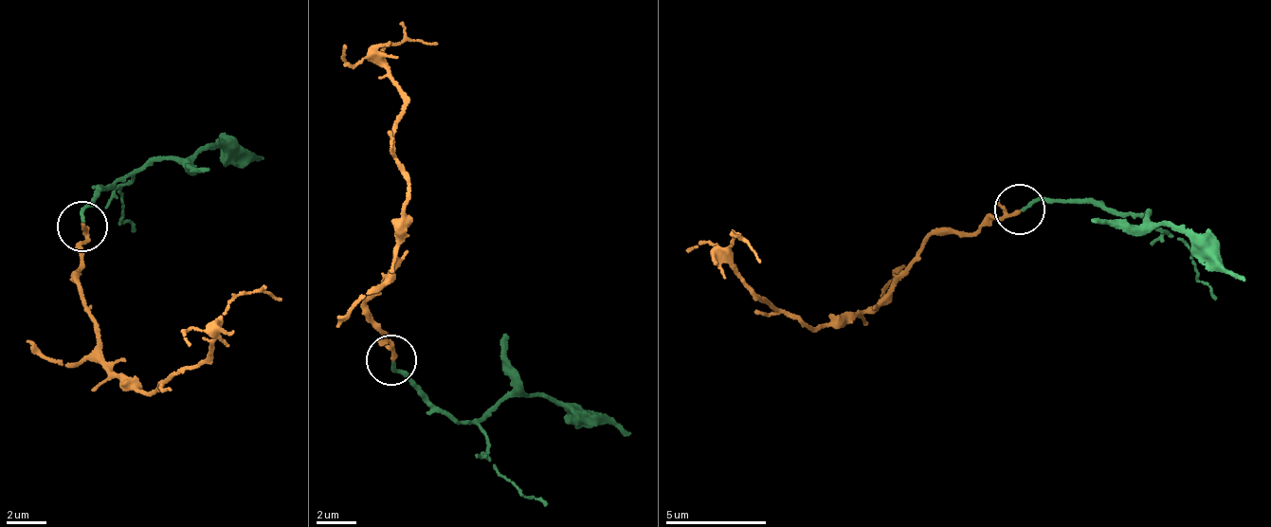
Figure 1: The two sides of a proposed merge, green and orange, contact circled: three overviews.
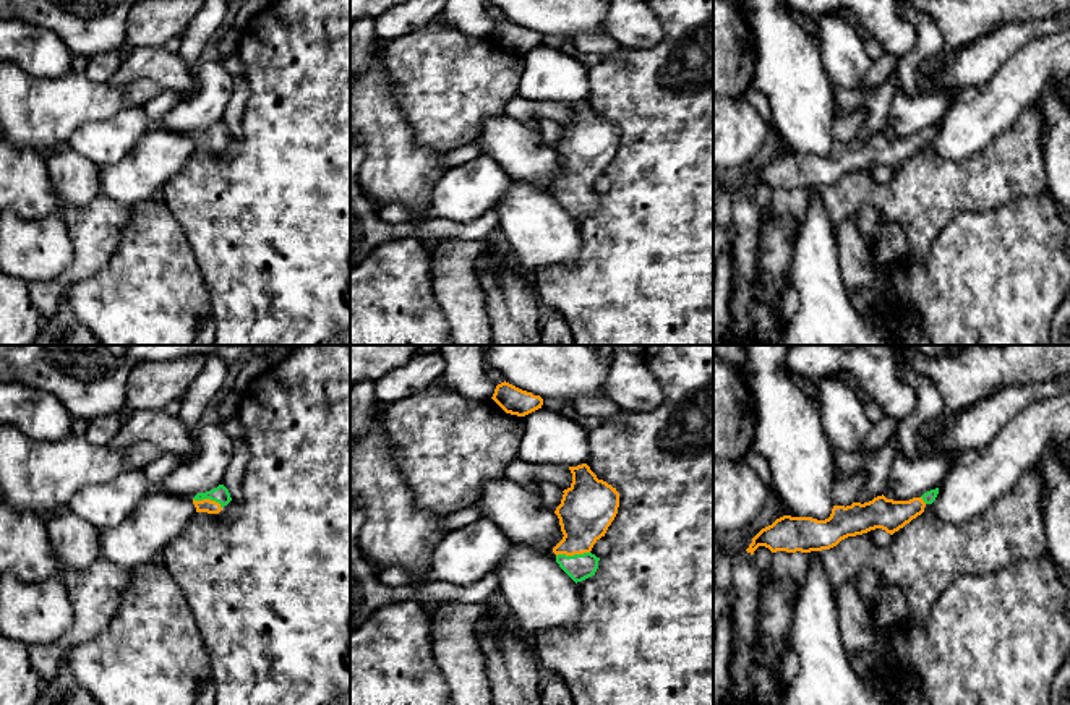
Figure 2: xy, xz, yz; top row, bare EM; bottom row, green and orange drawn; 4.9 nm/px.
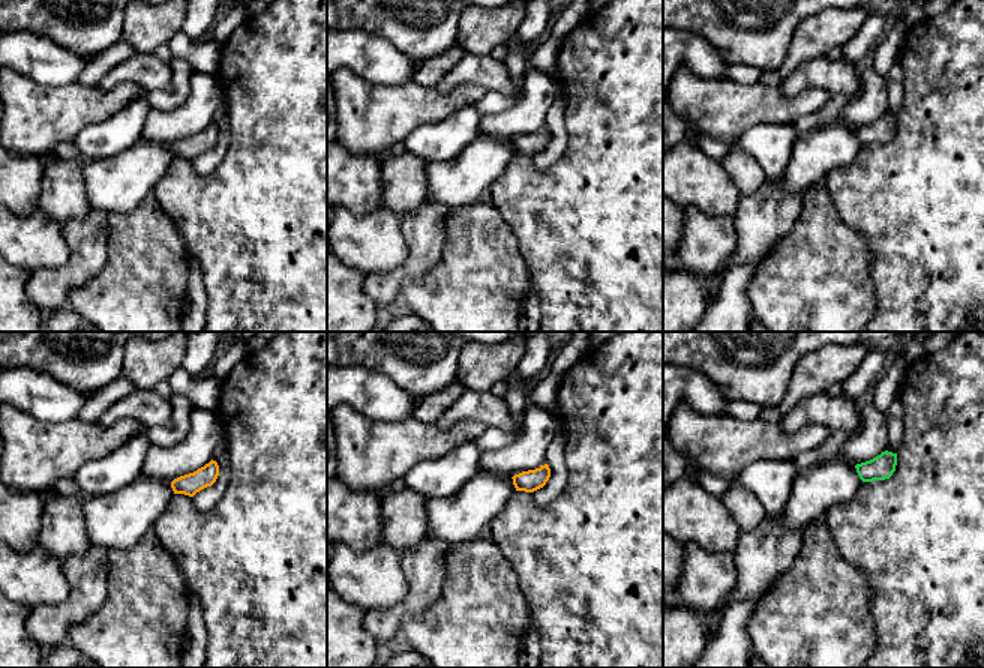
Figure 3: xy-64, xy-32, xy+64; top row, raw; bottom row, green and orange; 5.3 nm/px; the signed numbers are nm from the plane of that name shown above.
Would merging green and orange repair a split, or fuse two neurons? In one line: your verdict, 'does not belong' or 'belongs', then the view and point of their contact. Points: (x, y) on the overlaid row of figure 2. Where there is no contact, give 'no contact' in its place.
belongs; contact xz (574, 555)

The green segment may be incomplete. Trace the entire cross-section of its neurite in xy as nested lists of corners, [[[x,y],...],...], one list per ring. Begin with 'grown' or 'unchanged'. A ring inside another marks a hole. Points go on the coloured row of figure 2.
grown; [[[219,485],[217,488],[198,493],[193,498],[193,504],[196,507],[196,512],[208,512],[208,514],[219,514],[224,506],[227,506],[232,501],[229,489],[224,485]]]

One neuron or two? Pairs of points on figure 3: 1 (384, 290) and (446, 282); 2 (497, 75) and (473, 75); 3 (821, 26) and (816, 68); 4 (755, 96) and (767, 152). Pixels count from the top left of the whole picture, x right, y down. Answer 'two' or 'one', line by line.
1: two
2: one
3: two
4: two

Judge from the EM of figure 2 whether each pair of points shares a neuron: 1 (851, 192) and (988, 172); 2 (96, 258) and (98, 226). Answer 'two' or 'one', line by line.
1: one
2: one

